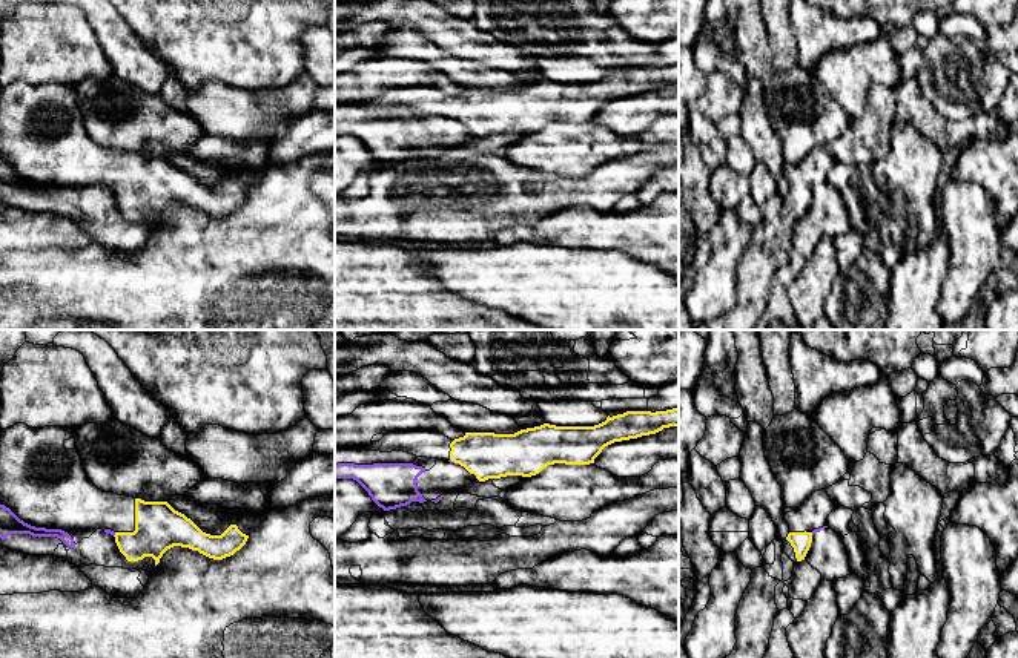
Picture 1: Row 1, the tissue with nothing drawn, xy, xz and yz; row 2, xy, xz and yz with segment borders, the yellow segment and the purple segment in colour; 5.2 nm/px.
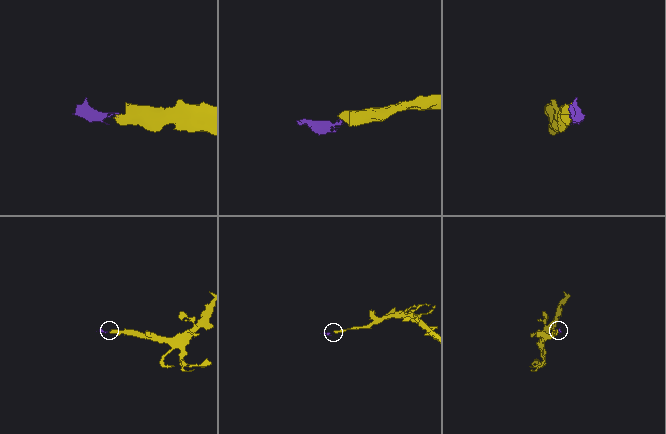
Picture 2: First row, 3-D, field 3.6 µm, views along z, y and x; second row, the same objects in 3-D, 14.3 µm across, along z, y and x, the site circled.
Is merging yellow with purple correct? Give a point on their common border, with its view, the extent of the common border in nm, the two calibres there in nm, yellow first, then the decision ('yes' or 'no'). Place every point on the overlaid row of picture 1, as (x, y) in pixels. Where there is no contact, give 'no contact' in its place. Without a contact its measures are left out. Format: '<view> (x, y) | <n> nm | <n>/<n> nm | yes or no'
xz (455, 462) | 60 nm | 240/20 nm | no

